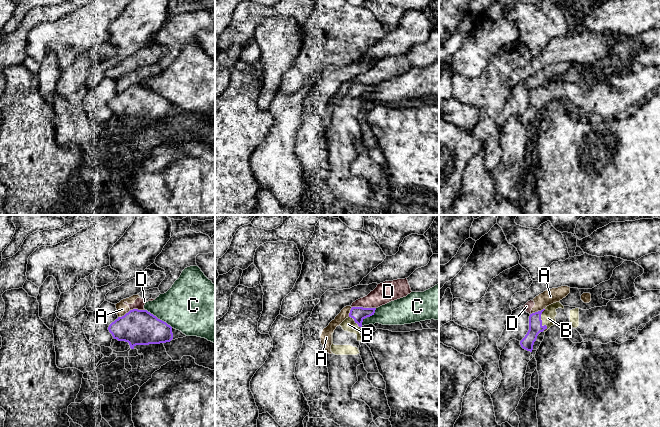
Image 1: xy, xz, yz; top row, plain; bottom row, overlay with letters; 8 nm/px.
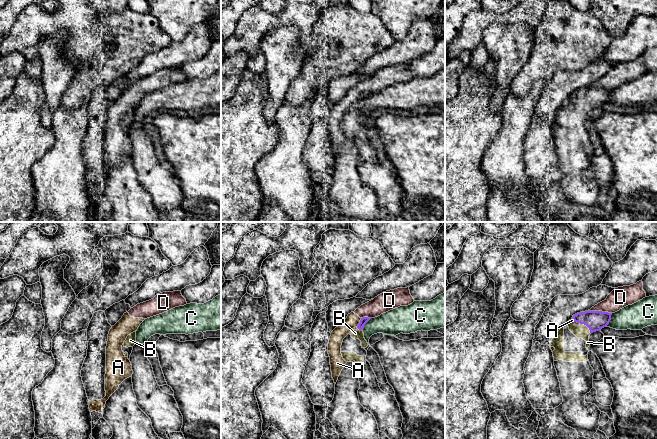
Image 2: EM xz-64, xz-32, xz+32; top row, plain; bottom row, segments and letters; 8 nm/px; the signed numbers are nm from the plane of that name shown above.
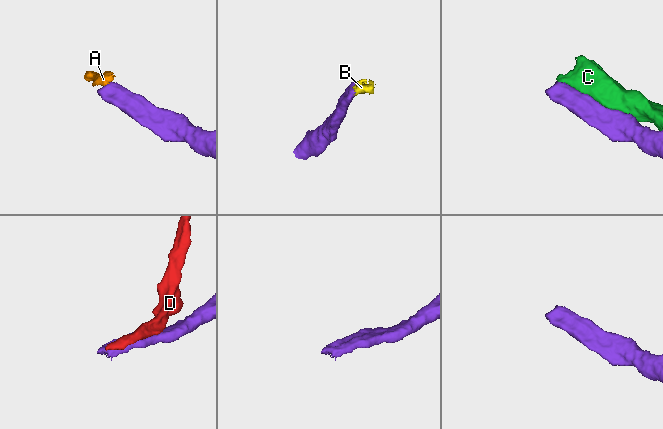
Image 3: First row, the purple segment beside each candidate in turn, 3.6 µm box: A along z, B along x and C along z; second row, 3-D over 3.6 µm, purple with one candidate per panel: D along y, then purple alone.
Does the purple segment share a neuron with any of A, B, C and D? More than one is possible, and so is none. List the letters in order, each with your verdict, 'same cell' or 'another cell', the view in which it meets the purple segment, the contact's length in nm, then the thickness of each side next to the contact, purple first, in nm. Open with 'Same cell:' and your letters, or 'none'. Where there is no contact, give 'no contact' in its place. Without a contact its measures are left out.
Same cell: B
A: another cell; contact in yz; length 120 nm; calibres 110 and 120 nm
B: same cell; contact in yz; length 190 nm; calibres 110 and 110 nm
C: another cell; contact in xy; length 260 nm; calibres 280 and 400 nm
D: another cell; contact in xz; length 190 nm; calibres 110 and 170 nm

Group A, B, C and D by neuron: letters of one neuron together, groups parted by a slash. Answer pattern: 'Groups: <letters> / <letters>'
Groups: A D / B / C

